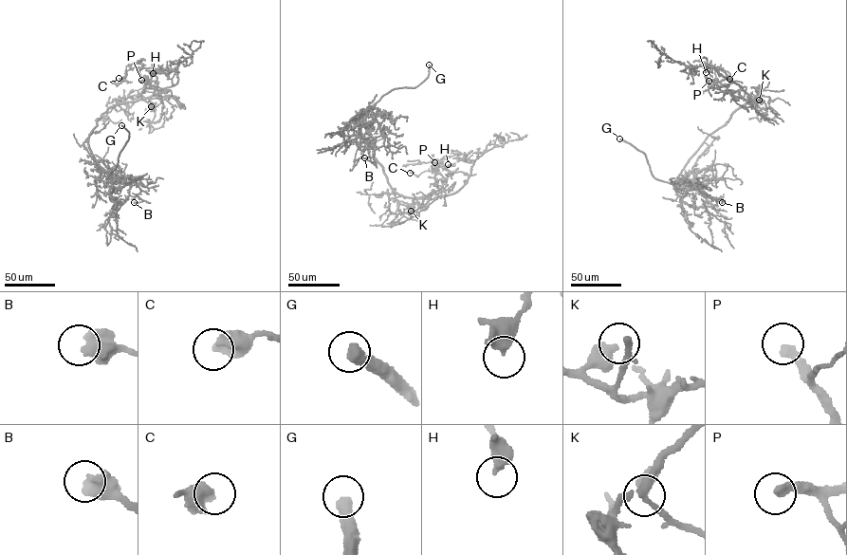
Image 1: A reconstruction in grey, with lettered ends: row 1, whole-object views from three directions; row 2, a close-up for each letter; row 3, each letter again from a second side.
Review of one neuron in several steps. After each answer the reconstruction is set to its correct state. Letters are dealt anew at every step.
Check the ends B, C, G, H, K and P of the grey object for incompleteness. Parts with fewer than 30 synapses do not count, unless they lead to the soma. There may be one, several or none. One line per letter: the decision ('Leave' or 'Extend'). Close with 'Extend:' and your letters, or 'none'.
B: Leave
C: Leave
G: Extend
H: Leave
K: Leave
P: Extend
Extend: G, P

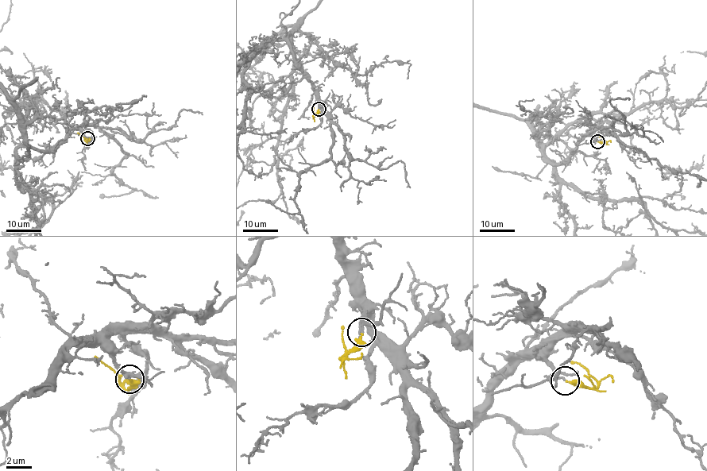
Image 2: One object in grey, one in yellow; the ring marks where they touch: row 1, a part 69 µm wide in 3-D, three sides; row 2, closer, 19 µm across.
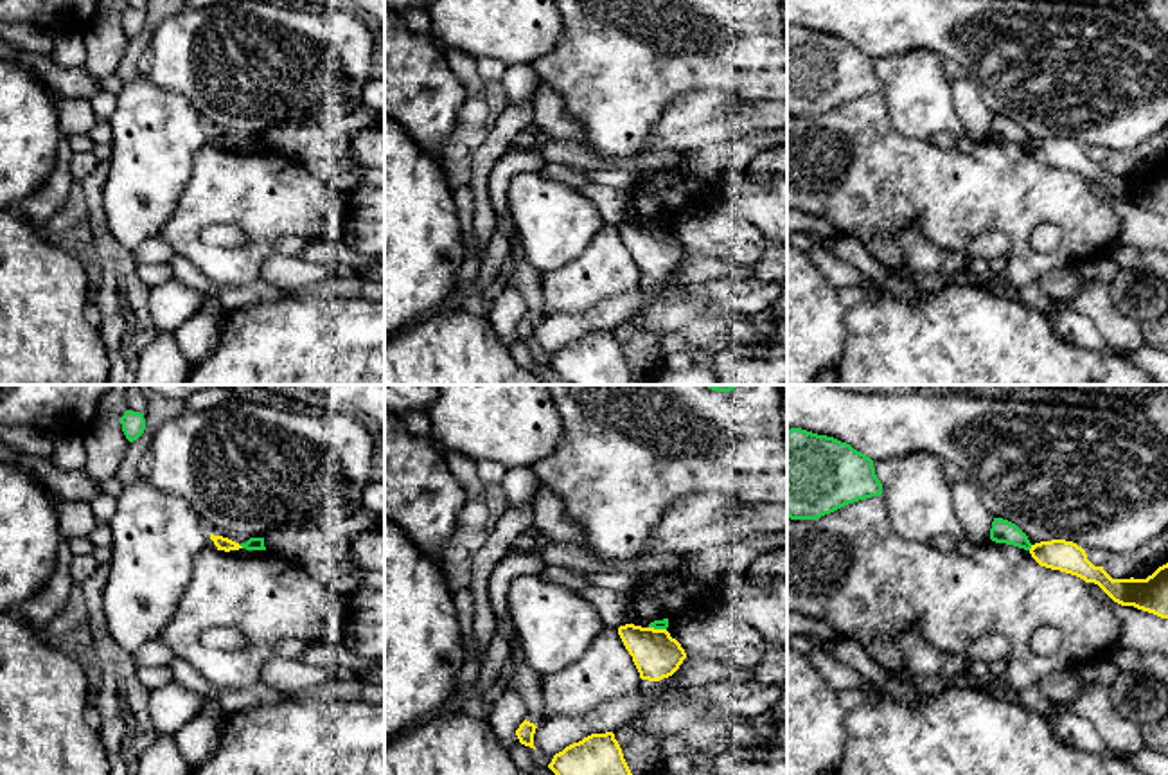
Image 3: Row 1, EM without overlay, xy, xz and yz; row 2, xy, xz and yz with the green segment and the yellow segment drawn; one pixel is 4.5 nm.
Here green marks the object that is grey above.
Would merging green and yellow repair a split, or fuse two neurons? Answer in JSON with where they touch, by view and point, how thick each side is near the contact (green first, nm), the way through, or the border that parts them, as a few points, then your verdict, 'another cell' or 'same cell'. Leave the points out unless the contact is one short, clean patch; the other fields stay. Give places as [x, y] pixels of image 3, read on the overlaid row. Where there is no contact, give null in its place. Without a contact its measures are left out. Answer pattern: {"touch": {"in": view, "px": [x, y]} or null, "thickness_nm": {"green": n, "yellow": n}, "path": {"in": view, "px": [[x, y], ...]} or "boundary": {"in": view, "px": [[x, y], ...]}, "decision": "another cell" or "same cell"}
{"touch": {"in": "yz", "px": [1030, 547]}, "thickness_nm": {"green": 110, "yellow": 140}, "boundary": {"in": "yz", "px": [[1032, 545], [1028, 549]]}, "decision": "another cell"}

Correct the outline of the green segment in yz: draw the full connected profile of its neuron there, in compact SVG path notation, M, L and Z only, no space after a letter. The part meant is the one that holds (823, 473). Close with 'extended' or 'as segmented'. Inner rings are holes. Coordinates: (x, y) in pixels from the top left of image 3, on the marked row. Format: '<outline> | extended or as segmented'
M787 430L787 516L818 520L848 503L880 496L873 460L834 437Z | as segmented

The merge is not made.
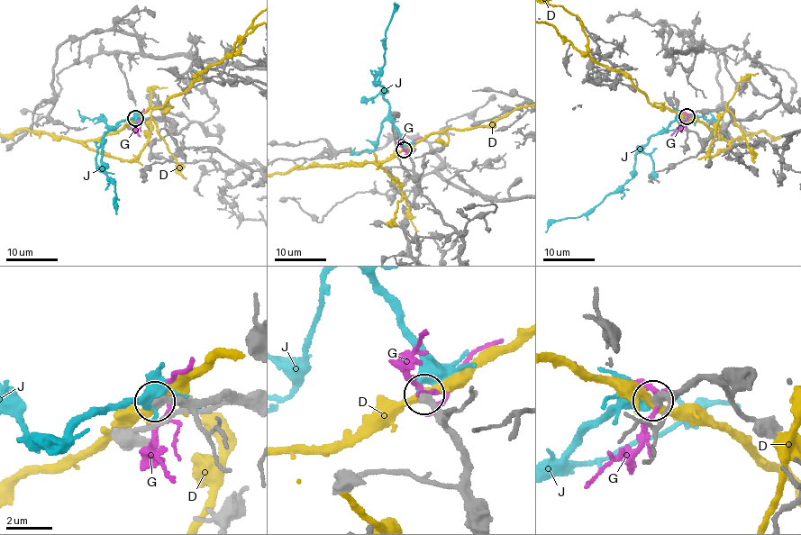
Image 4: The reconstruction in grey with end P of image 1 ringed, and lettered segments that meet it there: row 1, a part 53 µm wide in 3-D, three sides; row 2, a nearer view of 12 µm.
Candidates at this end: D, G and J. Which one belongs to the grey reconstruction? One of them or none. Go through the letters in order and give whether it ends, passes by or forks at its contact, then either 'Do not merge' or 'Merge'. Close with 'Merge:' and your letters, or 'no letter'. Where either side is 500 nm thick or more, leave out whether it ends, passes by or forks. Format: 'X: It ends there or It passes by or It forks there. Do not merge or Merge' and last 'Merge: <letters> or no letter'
D: It passes by. Do not merge
G: It forks there. Do not merge
J: It ends there. Merge
Merge: J

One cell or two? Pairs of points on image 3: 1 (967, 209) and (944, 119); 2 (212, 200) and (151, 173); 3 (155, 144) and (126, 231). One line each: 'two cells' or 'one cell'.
1: two cells
2: two cells
3: one cell

